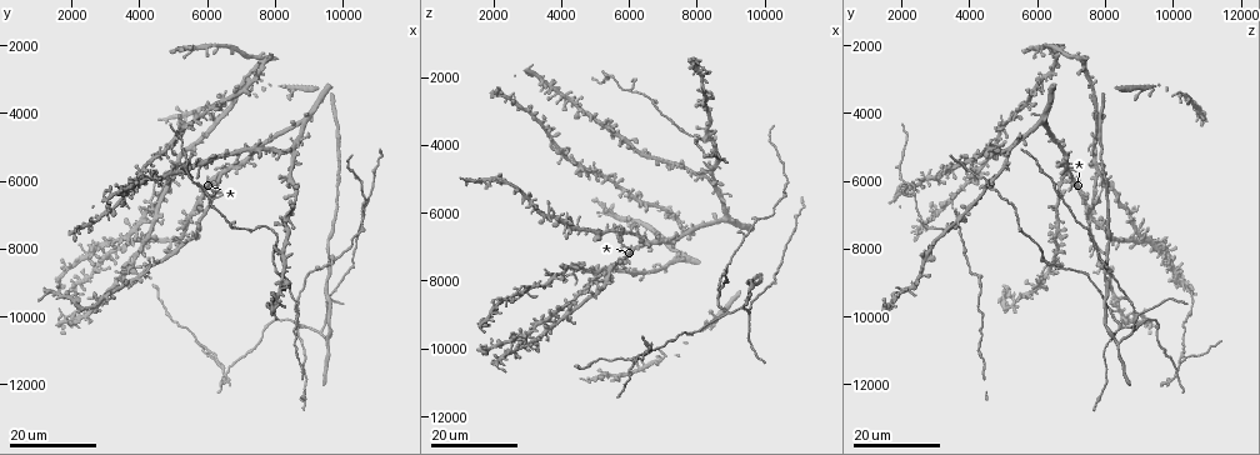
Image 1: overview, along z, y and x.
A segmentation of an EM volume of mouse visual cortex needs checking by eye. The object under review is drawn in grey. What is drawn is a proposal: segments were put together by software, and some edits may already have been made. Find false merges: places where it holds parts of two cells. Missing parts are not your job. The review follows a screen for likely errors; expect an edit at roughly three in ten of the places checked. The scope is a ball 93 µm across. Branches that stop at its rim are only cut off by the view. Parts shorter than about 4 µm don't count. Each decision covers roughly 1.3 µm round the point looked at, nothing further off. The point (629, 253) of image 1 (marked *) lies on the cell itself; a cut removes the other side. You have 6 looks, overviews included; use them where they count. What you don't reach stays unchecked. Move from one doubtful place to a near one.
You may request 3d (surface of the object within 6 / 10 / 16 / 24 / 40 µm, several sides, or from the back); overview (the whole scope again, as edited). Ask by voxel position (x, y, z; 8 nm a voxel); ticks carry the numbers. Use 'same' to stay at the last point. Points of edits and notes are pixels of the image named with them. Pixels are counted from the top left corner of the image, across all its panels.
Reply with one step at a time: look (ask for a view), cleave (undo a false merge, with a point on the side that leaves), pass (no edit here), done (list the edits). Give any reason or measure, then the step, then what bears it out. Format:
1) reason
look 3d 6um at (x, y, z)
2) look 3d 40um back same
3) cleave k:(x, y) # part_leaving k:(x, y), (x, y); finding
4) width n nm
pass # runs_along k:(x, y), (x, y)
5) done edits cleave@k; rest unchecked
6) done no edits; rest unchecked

three arms meet
look 3d 24um at (2900, 8400, 9800)

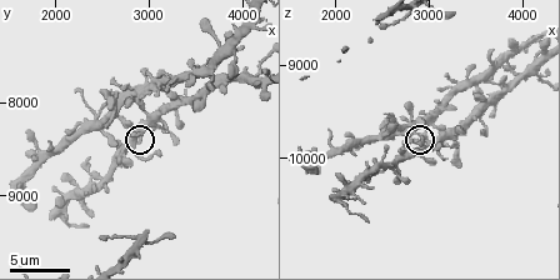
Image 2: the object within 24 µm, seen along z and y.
look 3d 6um same

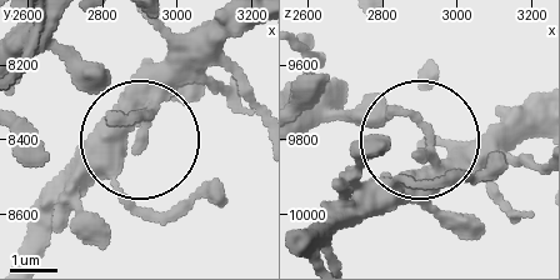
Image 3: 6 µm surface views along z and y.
width 210 nm
pass # one cell here

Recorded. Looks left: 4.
small branch off a trunk
look 3d 24um at (6500, 11700, 10000)

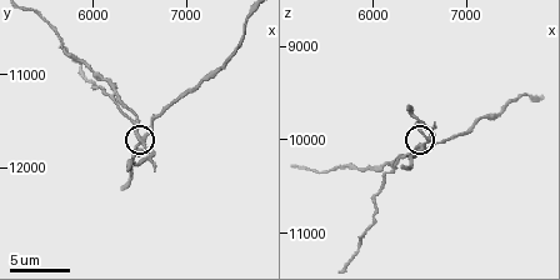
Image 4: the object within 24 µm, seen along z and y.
zoom in
look 3d 6um at (6500, 11700, 10100)

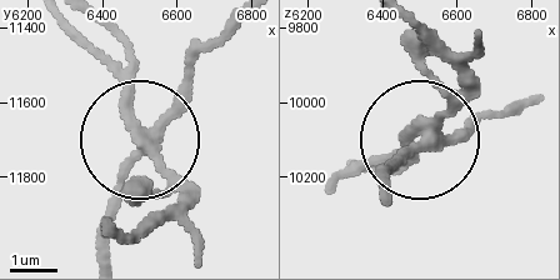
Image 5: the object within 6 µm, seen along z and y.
arms 4
cleave 5:(126, 80) # part_leaving 5:(143, 134), (111, 30); a second cell is stuck on

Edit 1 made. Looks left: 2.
done edits cleave@5; rest unchecked

